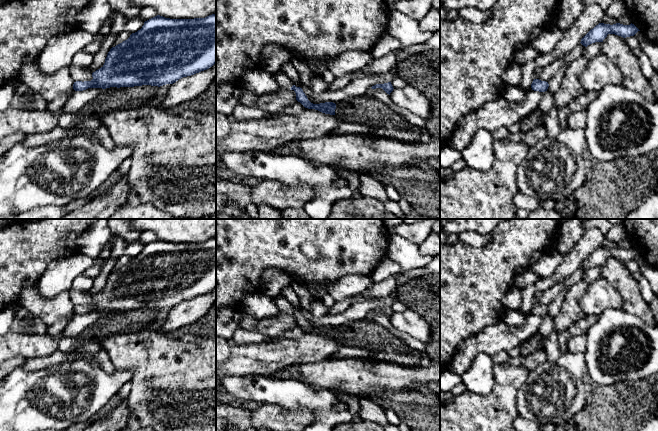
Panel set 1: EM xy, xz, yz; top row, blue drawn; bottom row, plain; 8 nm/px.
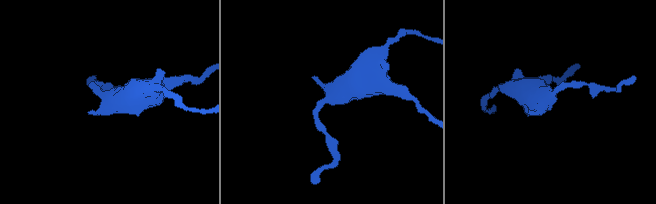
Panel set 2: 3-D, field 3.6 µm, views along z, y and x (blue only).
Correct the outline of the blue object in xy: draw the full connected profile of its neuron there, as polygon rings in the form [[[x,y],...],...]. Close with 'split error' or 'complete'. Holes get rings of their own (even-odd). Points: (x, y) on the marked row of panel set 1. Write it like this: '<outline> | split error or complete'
[[[216,14],[205,18],[170,19],[157,15],[140,30],[112,47],[104,65],[92,73],[91,81],[76,81],[75,91],[88,88],[163,86],[207,70],[216,63]]] | complete

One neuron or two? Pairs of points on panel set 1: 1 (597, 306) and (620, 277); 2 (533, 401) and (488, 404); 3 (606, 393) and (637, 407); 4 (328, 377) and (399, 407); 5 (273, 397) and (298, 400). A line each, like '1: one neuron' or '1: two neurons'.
1: two neurons
2: two neurons
3: one neuron
4: two neurons
5: one neuron

